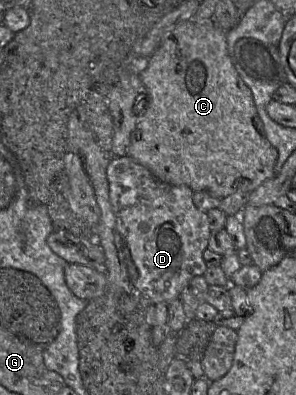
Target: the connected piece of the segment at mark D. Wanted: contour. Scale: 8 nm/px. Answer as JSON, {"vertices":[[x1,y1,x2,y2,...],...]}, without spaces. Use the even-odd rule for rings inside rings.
{"vertices":[[128,155,123,157,114,157,107,167,106,174,109,183,109,199,116,218,116,228,126,241,130,250,131,259,137,269,137,278,132,282,134,289,154,302,168,303,172,300,179,299,181,292,193,277,204,276,207,264,203,258,203,253,208,248,208,242,212,231,210,221,206,213,199,210,193,202,192,189,185,185,172,185,160,181,147,168,134,161]]}

